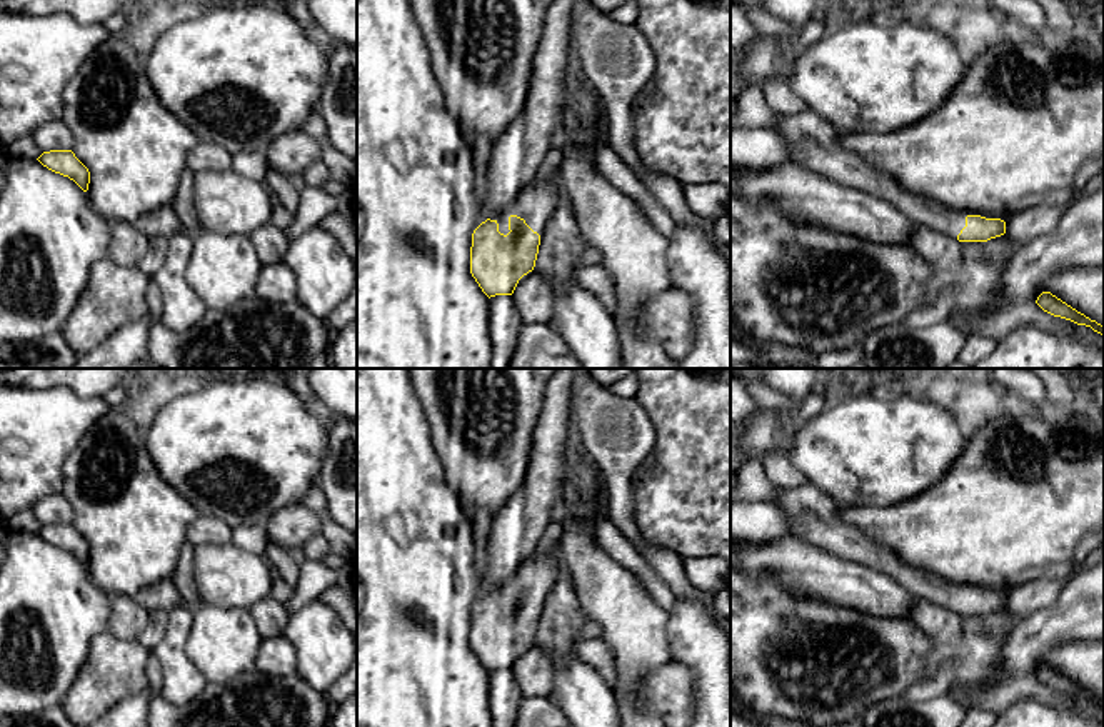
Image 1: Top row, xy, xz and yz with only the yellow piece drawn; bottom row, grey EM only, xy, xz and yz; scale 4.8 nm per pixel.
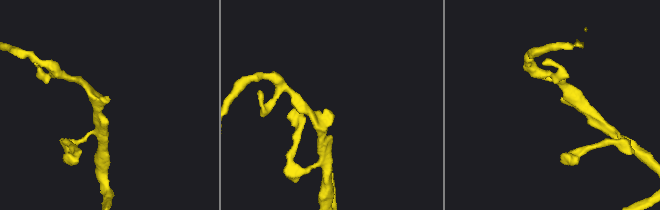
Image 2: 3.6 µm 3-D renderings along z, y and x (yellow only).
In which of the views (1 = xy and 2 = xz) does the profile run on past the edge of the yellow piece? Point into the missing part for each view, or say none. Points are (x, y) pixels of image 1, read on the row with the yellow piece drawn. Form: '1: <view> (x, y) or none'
1: none
2: xz (537, 200)

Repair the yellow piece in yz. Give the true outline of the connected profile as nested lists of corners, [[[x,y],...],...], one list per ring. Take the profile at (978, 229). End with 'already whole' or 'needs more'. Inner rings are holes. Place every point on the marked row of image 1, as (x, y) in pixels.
[[[807,108],[795,115],[774,113],[774,127],[789,143],[797,163],[837,183],[881,197],[904,212],[914,223],[959,242],[987,242],[1006,233],[1006,222],[952,212],[936,200],[909,193],[889,173],[842,148],[837,130]]]; needs more

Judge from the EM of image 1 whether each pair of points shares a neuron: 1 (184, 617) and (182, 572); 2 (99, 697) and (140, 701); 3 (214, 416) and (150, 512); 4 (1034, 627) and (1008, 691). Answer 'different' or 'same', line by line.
1: different
2: different
3: different
4: different

